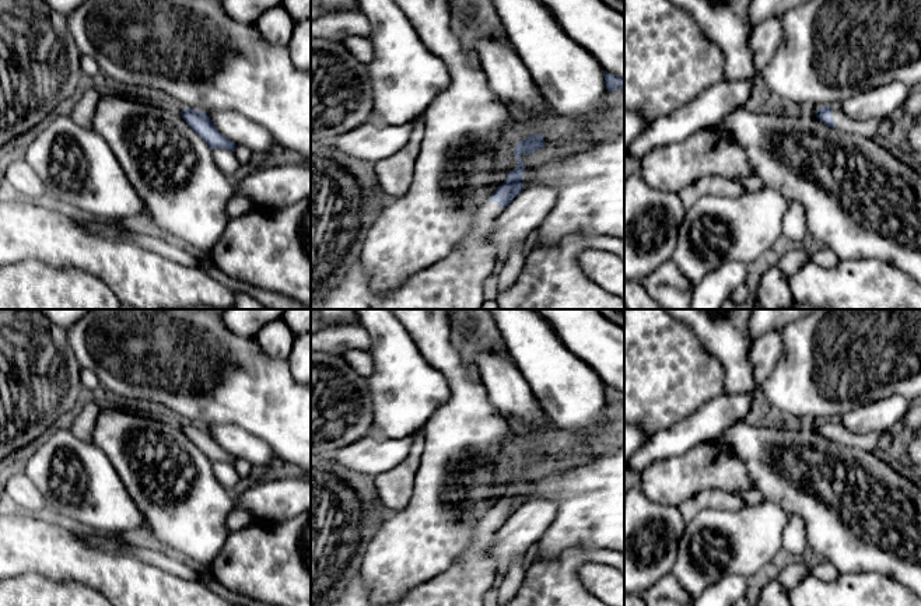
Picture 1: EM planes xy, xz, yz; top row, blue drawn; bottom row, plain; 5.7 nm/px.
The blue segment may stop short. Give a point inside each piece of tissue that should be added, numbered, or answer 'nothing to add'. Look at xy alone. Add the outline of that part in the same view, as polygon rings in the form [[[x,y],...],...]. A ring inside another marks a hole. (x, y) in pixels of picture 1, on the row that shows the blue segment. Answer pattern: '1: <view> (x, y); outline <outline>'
nothing to add

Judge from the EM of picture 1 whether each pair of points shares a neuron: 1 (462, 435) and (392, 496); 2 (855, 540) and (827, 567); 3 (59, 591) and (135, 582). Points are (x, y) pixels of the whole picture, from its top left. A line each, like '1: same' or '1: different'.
1: different
2: different
3: different

